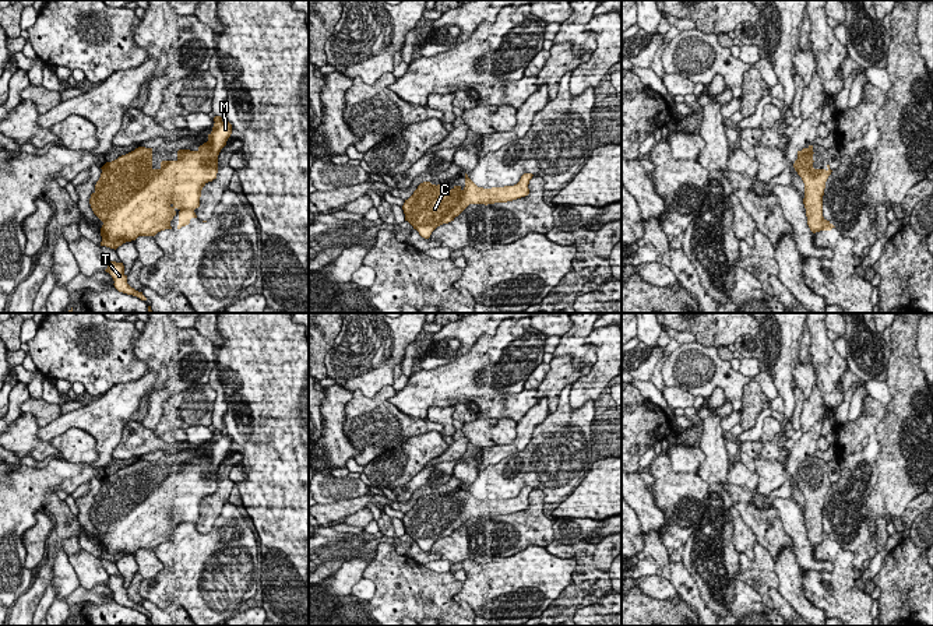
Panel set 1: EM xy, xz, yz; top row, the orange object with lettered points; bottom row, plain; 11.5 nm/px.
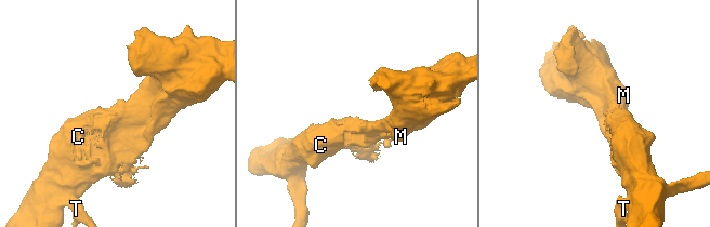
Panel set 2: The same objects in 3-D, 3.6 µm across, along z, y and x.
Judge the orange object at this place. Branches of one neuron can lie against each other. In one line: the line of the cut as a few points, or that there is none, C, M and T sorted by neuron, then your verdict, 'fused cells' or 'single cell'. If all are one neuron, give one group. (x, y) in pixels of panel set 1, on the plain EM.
no cut | C M T | single cell

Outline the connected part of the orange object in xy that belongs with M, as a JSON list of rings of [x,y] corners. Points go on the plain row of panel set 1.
[[[221,429],[214,430],[208,454],[197,464],[179,463],[176,474],[162,474],[159,482],[152,481],[152,461],[138,460],[134,464],[106,475],[101,490],[91,507],[89,517],[94,527],[103,535],[101,559],[117,562],[138,549],[155,549],[172,542],[170,534],[177,527],[177,542],[197,531],[194,523],[200,520],[203,500],[216,492],[218,468],[232,447],[232,437],[223,436]]]

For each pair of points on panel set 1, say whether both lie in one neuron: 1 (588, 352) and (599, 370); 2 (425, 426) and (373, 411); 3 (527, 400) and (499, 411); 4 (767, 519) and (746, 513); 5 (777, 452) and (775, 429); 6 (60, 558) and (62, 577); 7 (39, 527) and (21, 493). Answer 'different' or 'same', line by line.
1: different
2: same
3: same
4: same
5: same
6: same
7: different

